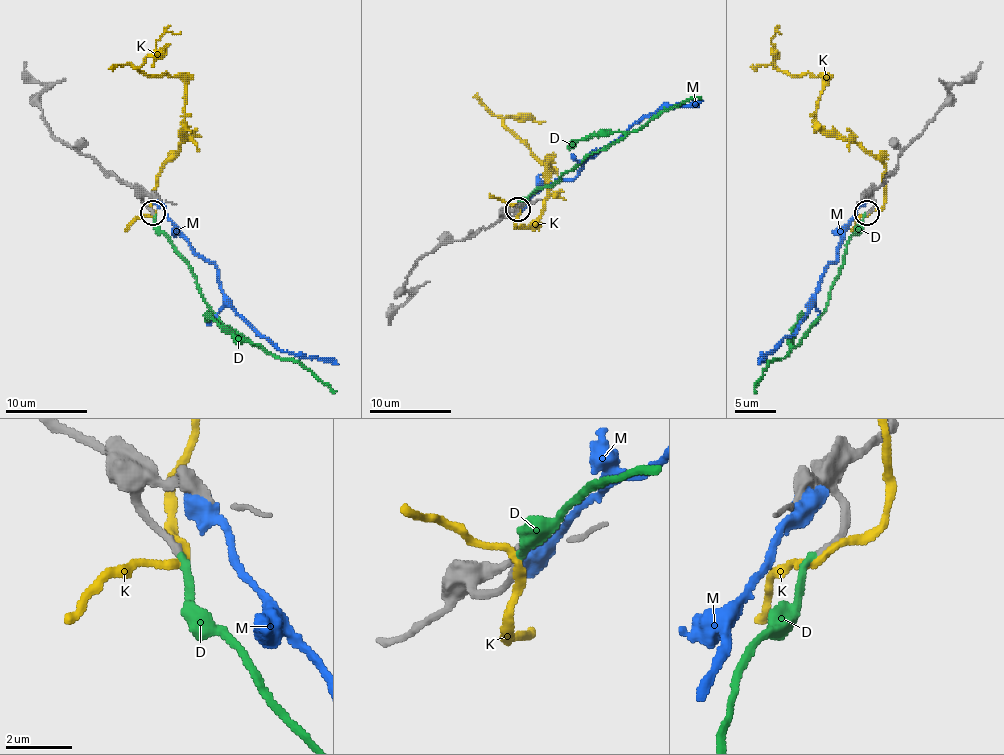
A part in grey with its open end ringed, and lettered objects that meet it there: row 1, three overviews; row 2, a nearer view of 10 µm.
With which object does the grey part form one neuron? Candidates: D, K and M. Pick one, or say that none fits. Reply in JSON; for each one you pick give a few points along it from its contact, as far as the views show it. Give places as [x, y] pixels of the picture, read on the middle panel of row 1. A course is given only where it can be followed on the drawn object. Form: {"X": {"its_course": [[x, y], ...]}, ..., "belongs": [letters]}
{"D": {"its_course": [[518, 210], [536, 189], [551, 187], [590, 154], [672, 107], [695, 97], [701, 99]]}, "belongs": ["D"]}

